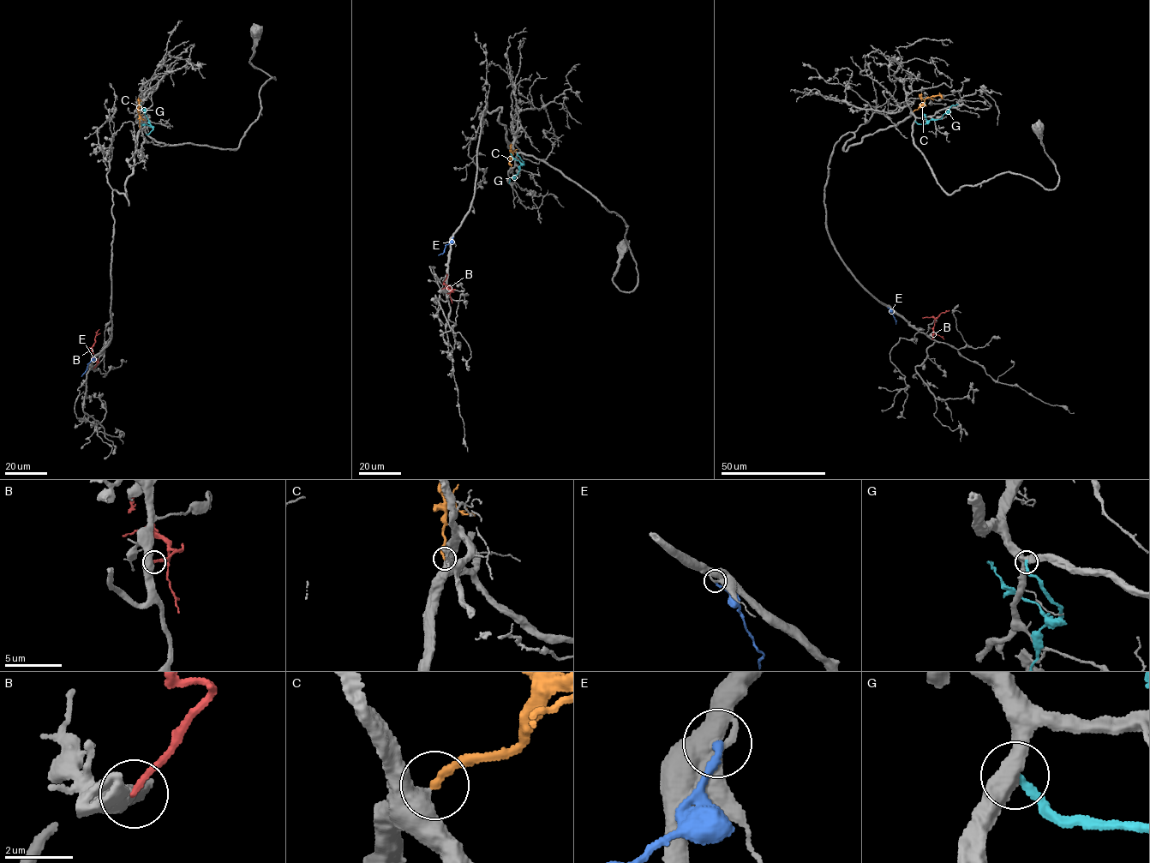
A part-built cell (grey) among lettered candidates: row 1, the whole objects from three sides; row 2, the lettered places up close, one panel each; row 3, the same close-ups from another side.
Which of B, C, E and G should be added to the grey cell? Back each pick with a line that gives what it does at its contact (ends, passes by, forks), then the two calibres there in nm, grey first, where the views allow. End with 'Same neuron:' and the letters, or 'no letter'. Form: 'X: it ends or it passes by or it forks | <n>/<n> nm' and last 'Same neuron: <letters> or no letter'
C: it ends | 650/240 nm
Same neuron: C

